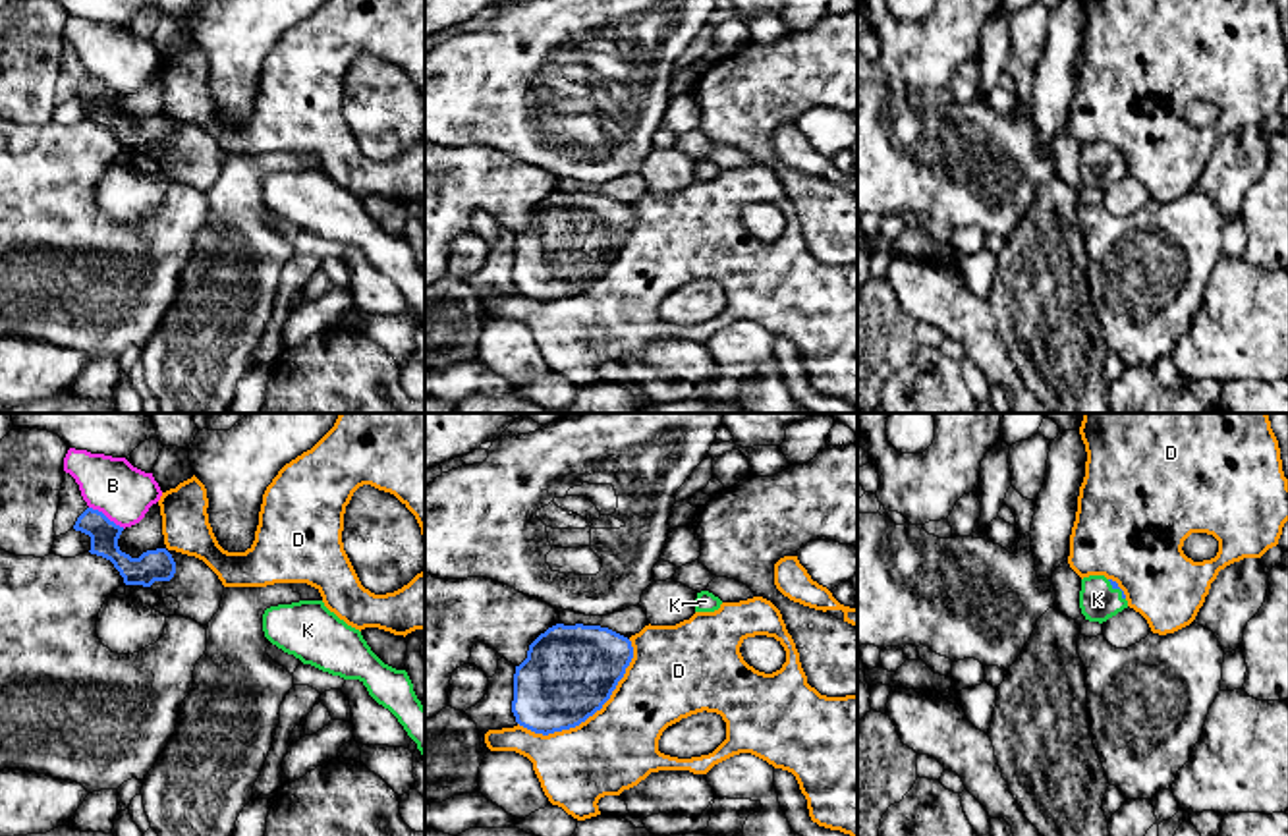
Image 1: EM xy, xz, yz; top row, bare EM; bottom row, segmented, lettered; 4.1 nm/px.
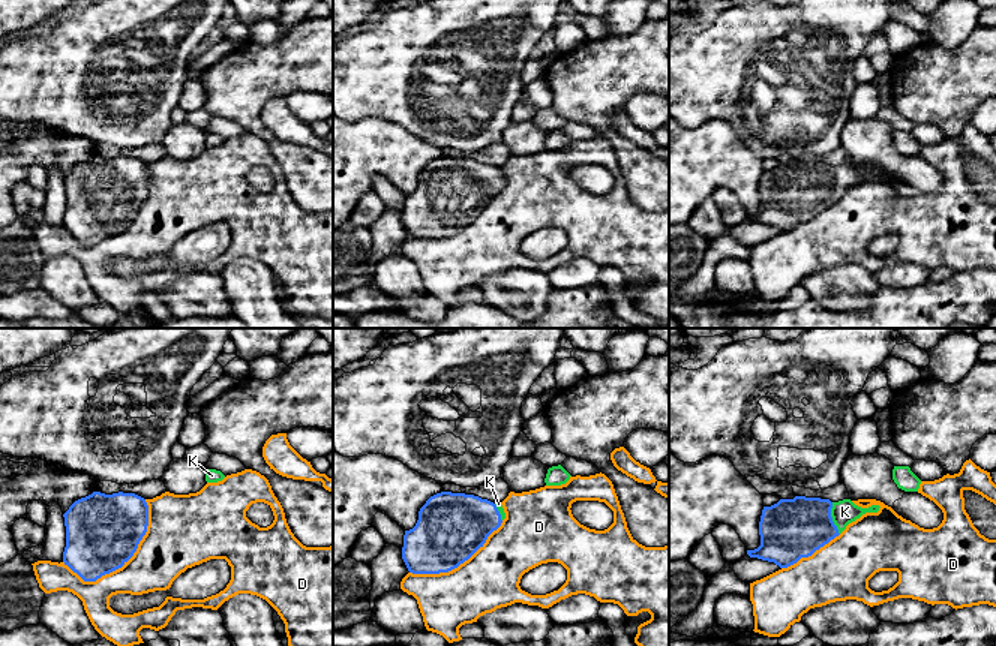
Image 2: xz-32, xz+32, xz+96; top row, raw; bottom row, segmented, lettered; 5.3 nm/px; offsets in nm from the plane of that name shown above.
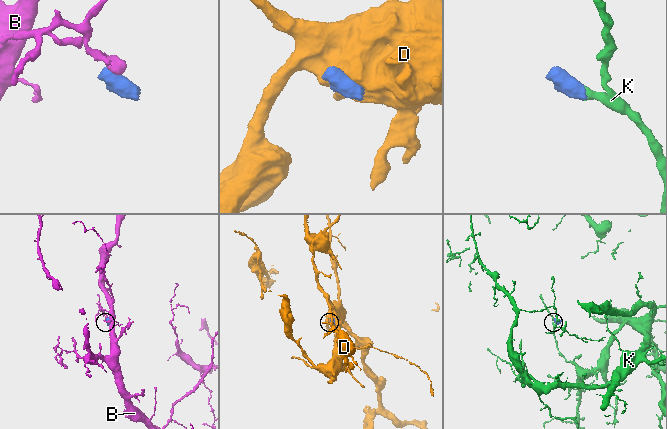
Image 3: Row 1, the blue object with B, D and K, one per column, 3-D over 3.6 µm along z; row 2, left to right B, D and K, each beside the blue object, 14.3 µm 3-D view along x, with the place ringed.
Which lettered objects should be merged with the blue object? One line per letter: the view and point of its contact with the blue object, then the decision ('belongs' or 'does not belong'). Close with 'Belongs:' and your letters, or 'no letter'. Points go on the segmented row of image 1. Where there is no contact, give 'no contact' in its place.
B: xy (105, 516) | does not belong
D: xz (593, 713) | does not belong
K: yz (1119, 587) | belongs
Belongs: K

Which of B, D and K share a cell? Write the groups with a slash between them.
B / D / K

